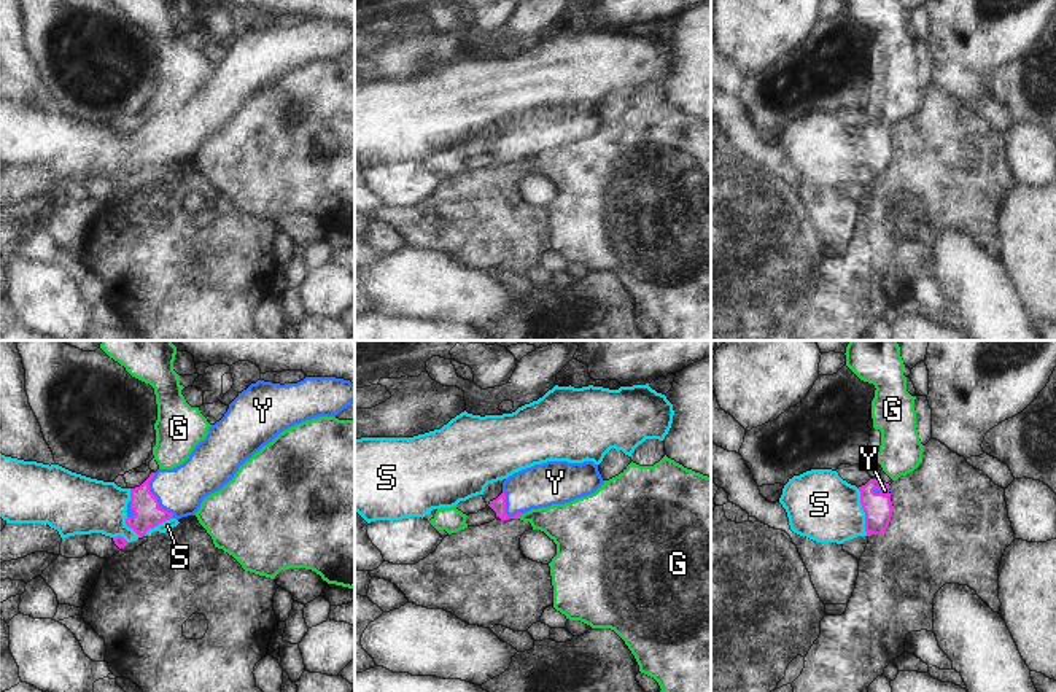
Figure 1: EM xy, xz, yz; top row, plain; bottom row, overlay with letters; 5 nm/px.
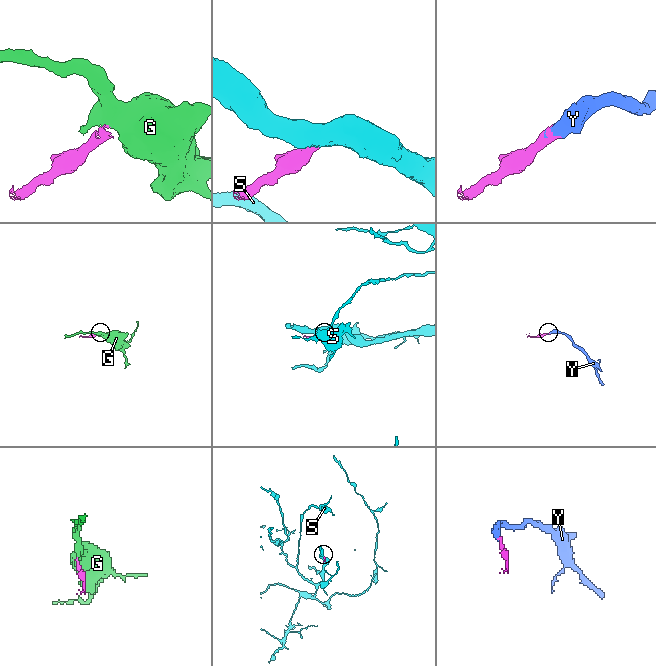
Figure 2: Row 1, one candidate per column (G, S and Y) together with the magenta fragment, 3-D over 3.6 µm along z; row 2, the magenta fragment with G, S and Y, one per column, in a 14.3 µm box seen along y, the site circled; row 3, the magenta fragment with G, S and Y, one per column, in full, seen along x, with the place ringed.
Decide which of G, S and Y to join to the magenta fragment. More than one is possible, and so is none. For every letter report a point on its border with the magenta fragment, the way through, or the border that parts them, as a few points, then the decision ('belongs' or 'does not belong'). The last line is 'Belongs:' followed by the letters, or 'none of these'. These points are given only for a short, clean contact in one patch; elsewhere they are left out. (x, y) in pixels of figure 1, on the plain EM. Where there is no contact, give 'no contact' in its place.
G: contact xz (517, 159); border xz (522, 158), (512, 161); does not belong
S: contact yz (864, 155); border yz (858, 132), (867, 178); does not belong
Y: contact xy (155, 140); way xy (148, 158), (148, 150), (155, 140), (180, 134); belongs
Belongs: Y

